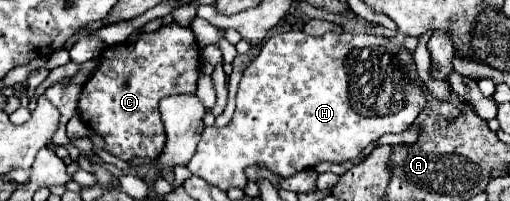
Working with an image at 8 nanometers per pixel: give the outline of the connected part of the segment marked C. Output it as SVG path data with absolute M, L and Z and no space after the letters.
M176 22L162 26L154 32L144 32L140 36L140 40L136 40L136 42L108 46L98 58L98 68L92 72L92 76L86 80L86 84L82 88L78 114L84 120L84 124L88 124L96 134L100 134L104 138L104 142L106 142L104 148L110 154L114 154L116 158L130 160L134 156L144 156L144 158L154 160L156 156L162 154L162 148L166 142L166 132L164 132L164 124L160 120L158 102L172 94L196 92L198 60L200 60L200 50L198 50L192 30L182 28Z

